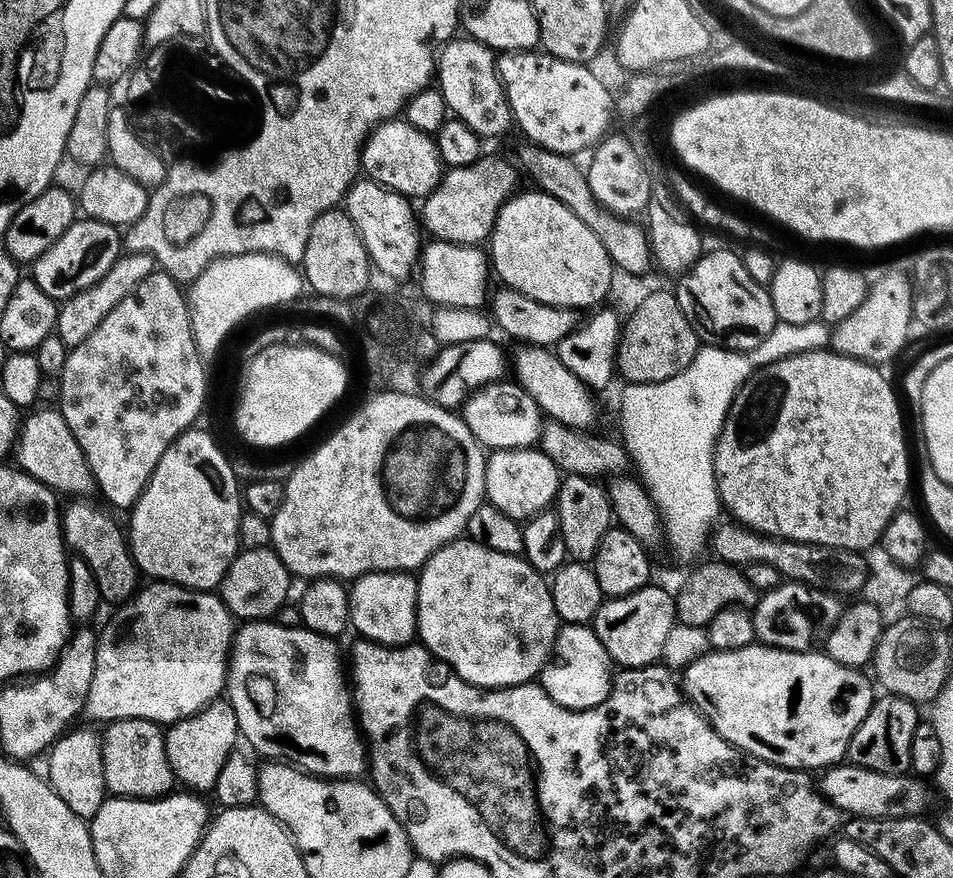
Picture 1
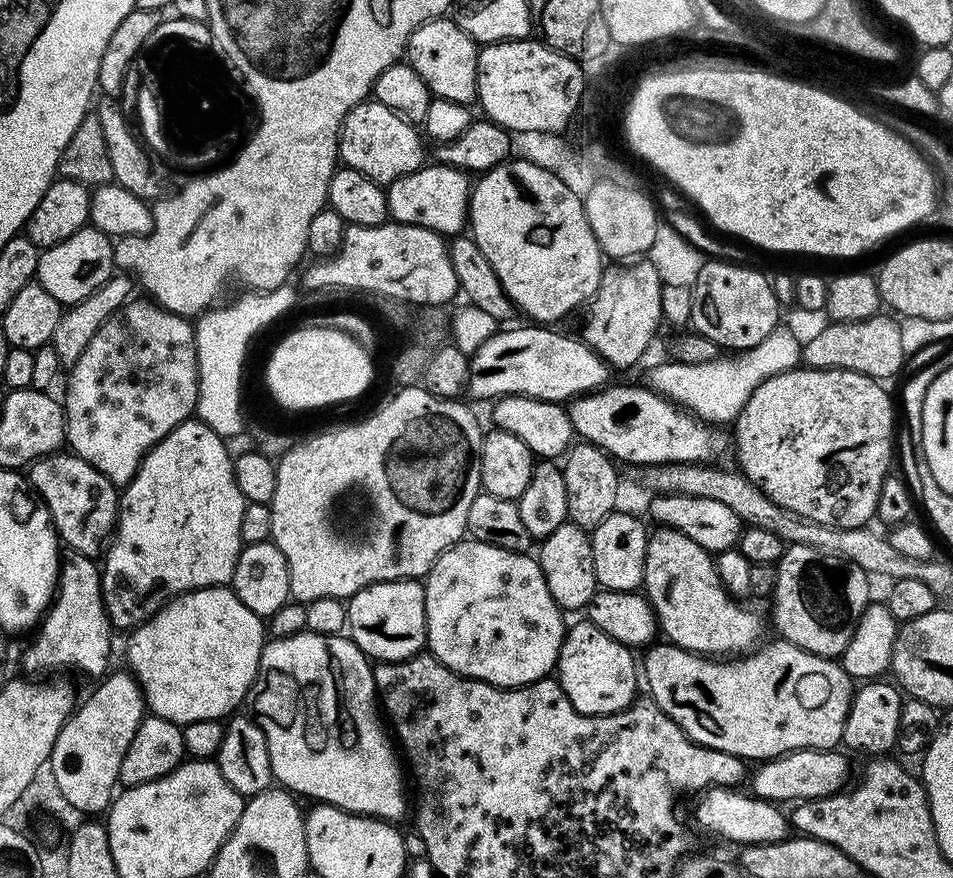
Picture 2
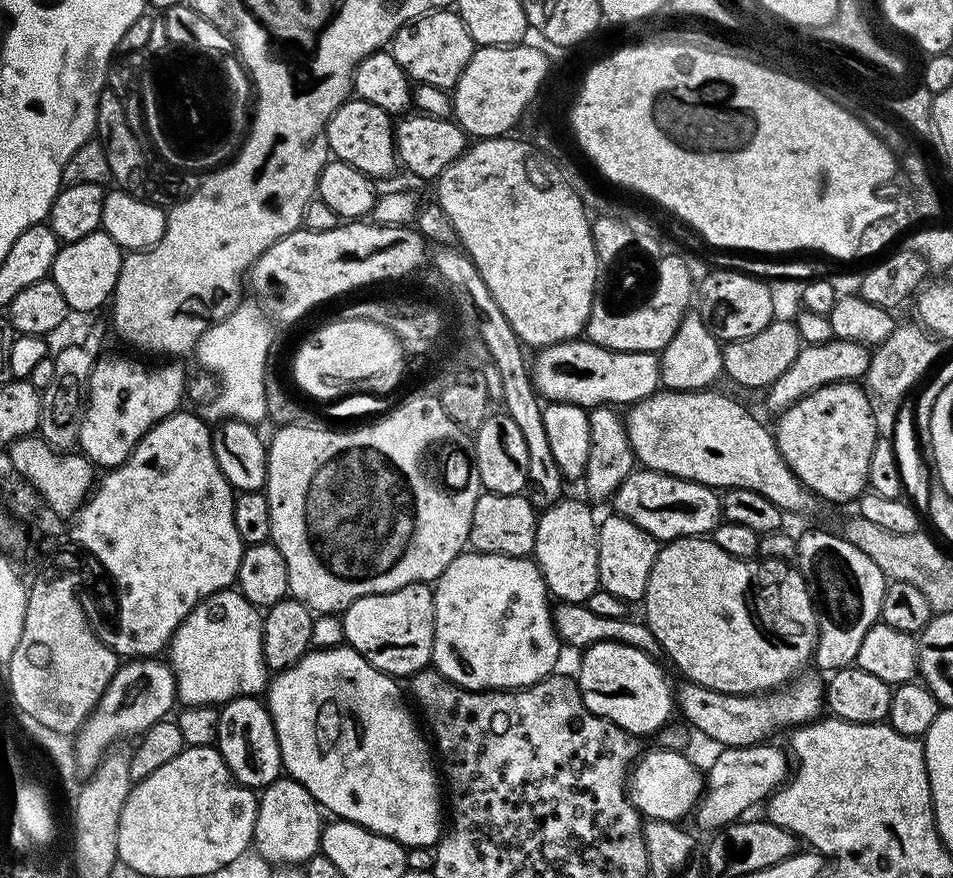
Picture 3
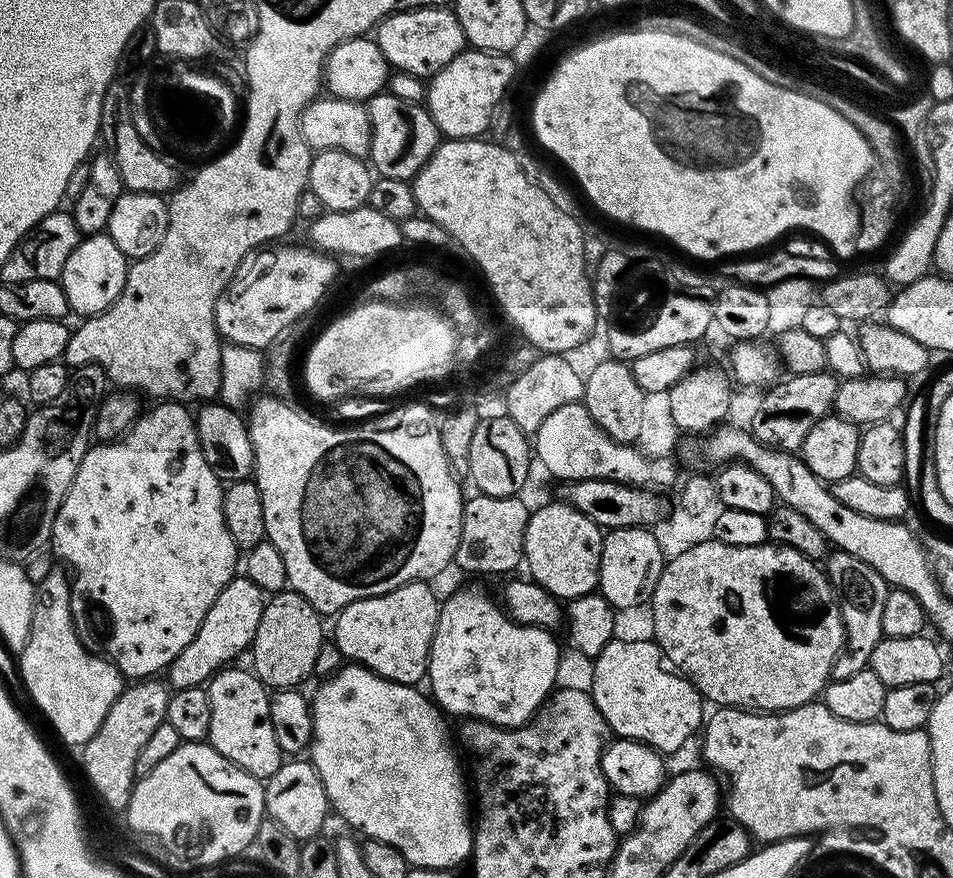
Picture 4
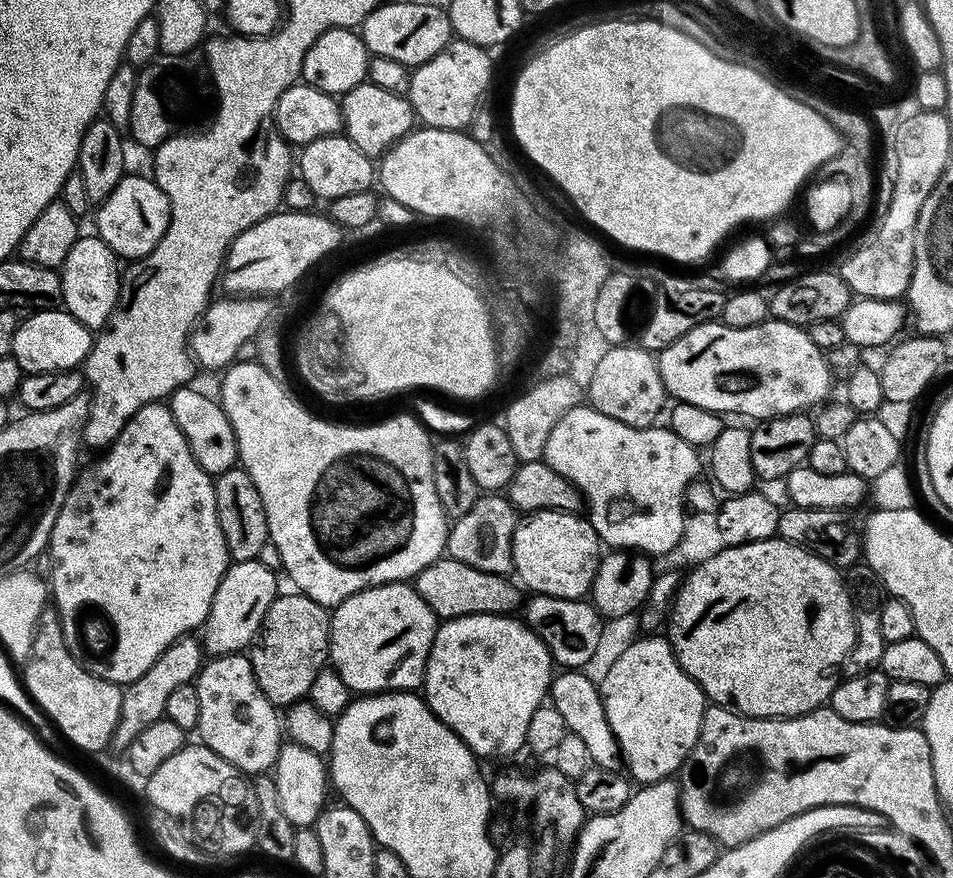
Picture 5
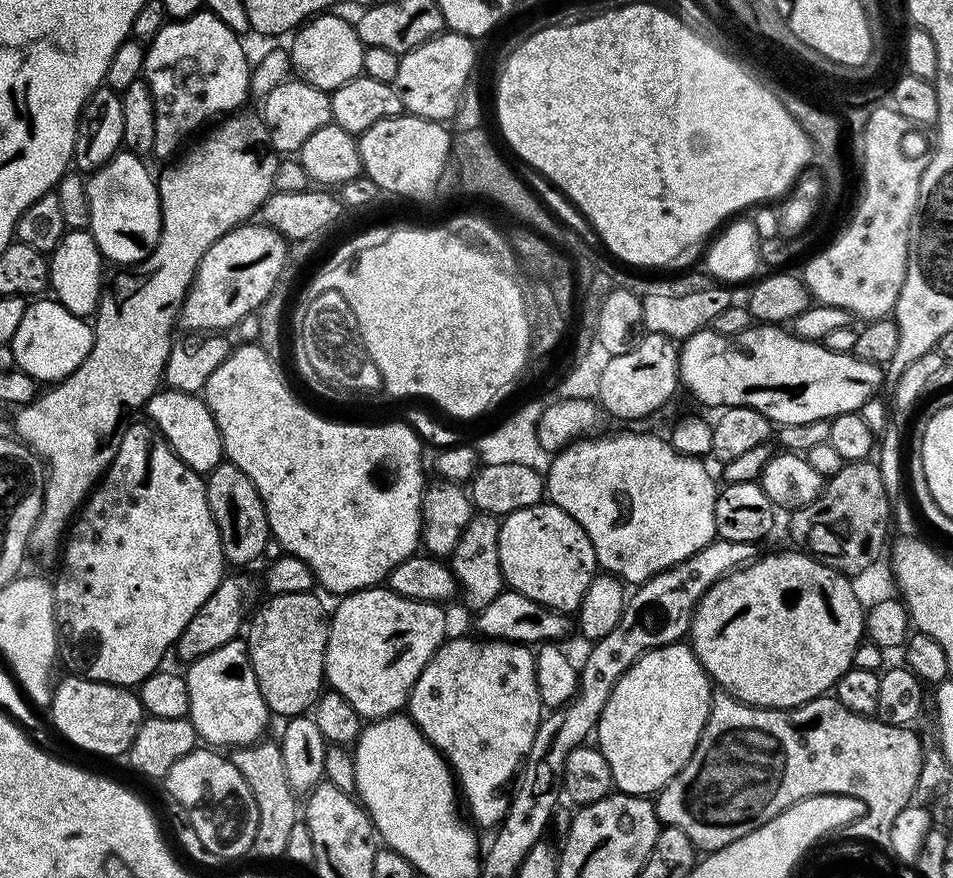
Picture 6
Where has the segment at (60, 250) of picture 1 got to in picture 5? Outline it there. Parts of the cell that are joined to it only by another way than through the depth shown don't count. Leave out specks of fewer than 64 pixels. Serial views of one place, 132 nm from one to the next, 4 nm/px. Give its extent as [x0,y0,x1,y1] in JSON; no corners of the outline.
[58,235,122,330]

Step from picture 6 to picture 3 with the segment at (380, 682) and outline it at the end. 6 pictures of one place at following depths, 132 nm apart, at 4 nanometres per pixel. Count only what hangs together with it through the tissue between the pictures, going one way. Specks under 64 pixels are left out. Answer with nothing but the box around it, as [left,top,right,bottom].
[342,583,434,678]

